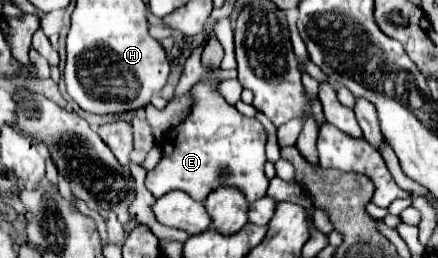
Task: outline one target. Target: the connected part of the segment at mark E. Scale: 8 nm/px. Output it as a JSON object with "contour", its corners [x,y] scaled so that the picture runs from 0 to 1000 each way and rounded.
{"contour":[[[447,322],[438,337],[447,384],[438,438],[370,539],[370,616],[333,678],[333,733],[356,771],[384,740],[411,733],[447,779],[470,779],[475,748],[507,717],[553,733],[571,787],[603,764],[612,733],[603,678],[607,508],[589,461],[557,453],[539,415],[516,399],[511,376],[489,360],[489,329],[493,322]]]}

